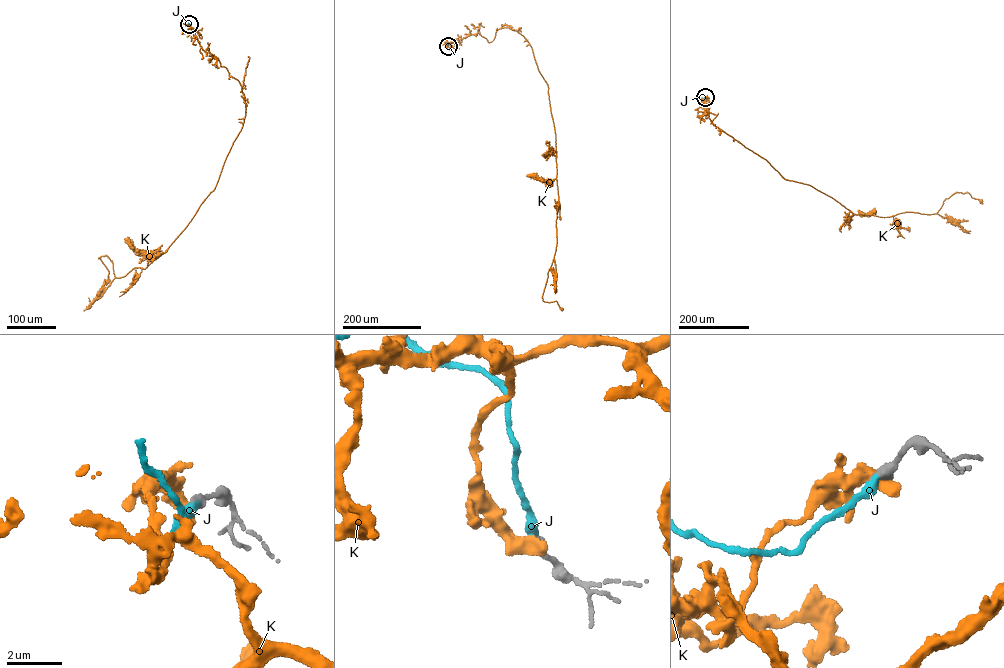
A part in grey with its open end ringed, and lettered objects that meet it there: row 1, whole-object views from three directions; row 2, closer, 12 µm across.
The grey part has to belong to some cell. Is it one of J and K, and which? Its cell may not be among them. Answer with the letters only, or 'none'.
J

